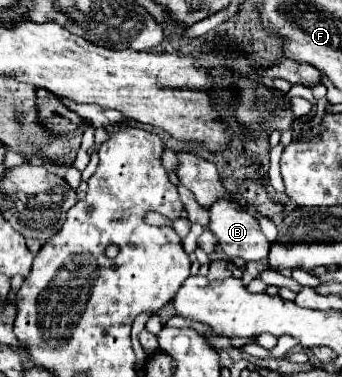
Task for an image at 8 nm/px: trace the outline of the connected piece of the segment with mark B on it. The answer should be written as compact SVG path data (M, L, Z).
M219 198L217 202L213 202L209 206L209 230L215 234L217 244L223 248L223 252L229 258L243 258L243 260L261 260L267 258L269 254L269 240L265 238L265 234L259 228L259 222L253 218L251 212L247 212L237 200L233 198Z

